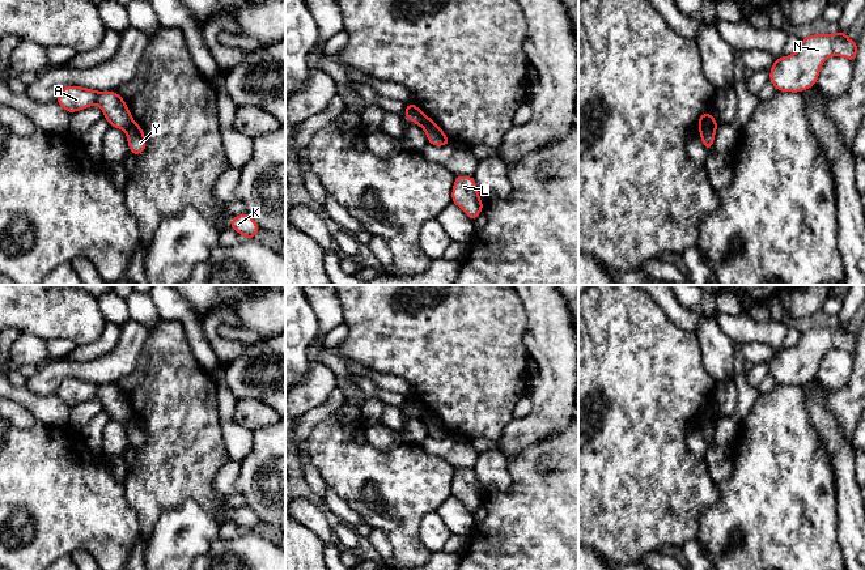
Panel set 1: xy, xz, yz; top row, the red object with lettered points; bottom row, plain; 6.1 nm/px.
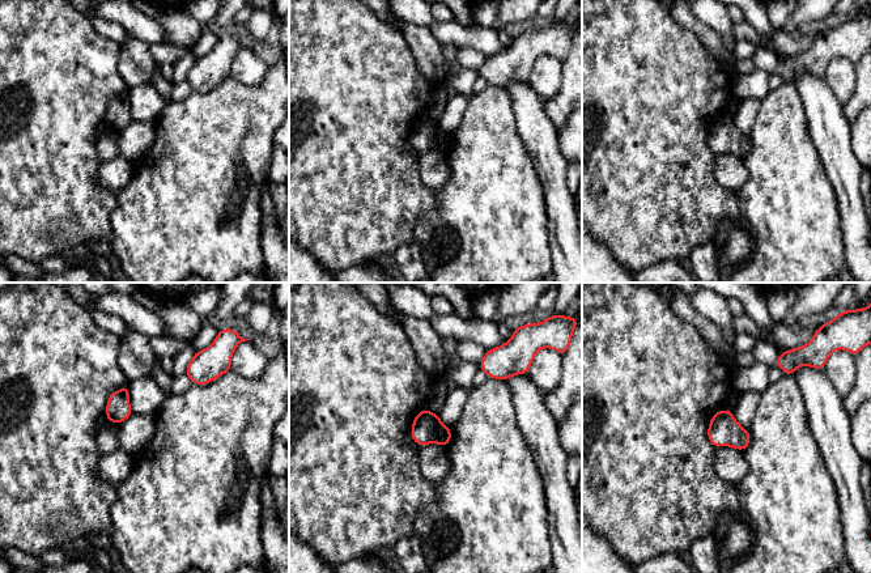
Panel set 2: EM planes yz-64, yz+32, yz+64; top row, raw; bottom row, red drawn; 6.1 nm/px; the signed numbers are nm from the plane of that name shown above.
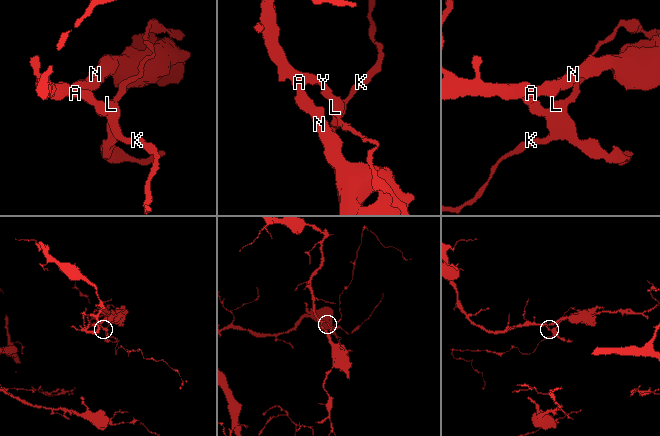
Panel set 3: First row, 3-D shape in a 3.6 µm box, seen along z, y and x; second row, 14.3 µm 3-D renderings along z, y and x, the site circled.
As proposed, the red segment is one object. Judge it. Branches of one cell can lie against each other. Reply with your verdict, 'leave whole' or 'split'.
split

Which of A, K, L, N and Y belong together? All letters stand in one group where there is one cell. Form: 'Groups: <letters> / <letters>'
Groups: A N / K L Y

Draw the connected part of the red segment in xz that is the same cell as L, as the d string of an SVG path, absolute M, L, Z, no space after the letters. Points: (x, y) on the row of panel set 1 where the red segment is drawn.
M455 175L451 190L451 203L459 207L474 222L483 212L483 201L479 196L474 176Z

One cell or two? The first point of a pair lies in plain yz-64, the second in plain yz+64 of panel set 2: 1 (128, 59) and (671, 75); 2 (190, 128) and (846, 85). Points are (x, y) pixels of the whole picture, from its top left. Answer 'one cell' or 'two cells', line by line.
1: two cells
2: two cells

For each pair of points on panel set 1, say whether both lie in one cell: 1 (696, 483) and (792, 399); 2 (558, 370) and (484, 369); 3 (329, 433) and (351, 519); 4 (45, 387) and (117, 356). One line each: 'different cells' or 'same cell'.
1: different cells
2: different cells
3: different cells
4: same cell

